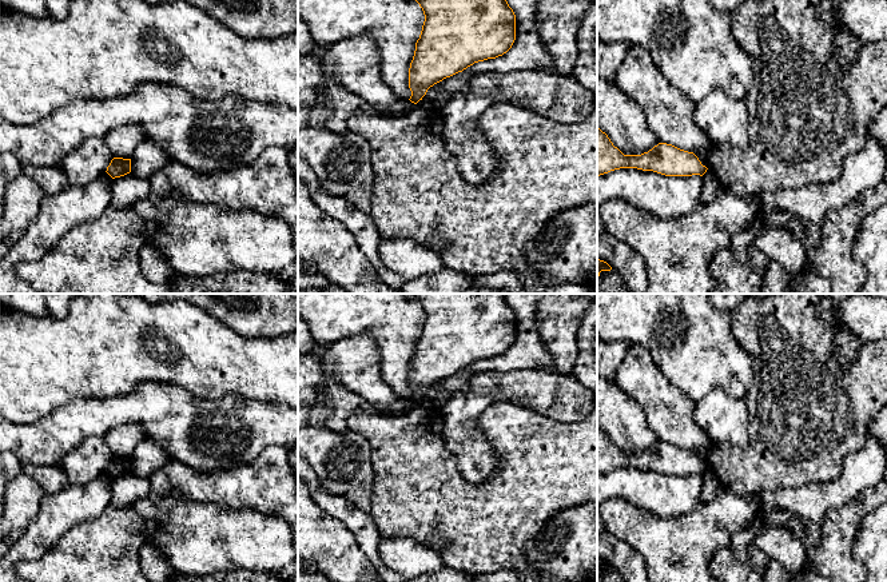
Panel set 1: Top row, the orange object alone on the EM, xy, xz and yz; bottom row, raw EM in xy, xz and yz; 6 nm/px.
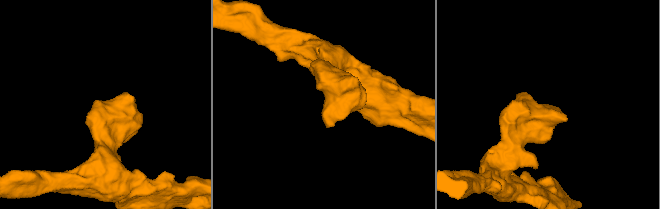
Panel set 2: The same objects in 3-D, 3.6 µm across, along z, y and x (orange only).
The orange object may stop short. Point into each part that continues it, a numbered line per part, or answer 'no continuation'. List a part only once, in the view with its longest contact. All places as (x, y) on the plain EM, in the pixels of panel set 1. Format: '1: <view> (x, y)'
no continuation

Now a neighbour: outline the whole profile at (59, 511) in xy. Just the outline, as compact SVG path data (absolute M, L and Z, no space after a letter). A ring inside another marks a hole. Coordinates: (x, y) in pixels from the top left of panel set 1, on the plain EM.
M104 471L85 485L45 494L27 530L0 558L0 582L27 582L15 570L17 562L41 558L76 523L98 518L110 505L111 479Z

